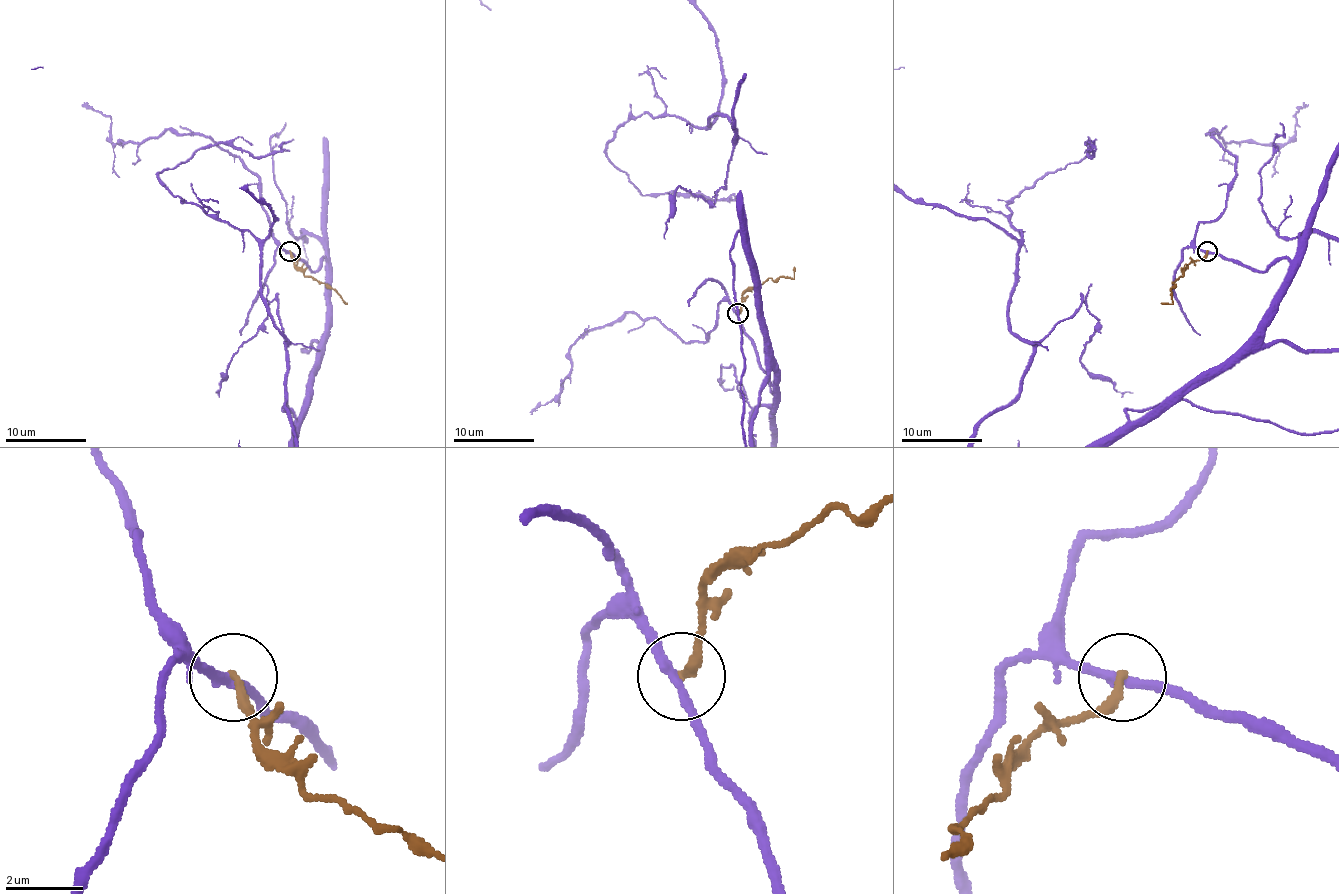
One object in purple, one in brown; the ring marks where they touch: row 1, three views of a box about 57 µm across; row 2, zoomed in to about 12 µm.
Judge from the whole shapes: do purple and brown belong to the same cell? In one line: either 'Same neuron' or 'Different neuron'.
Different neuron

